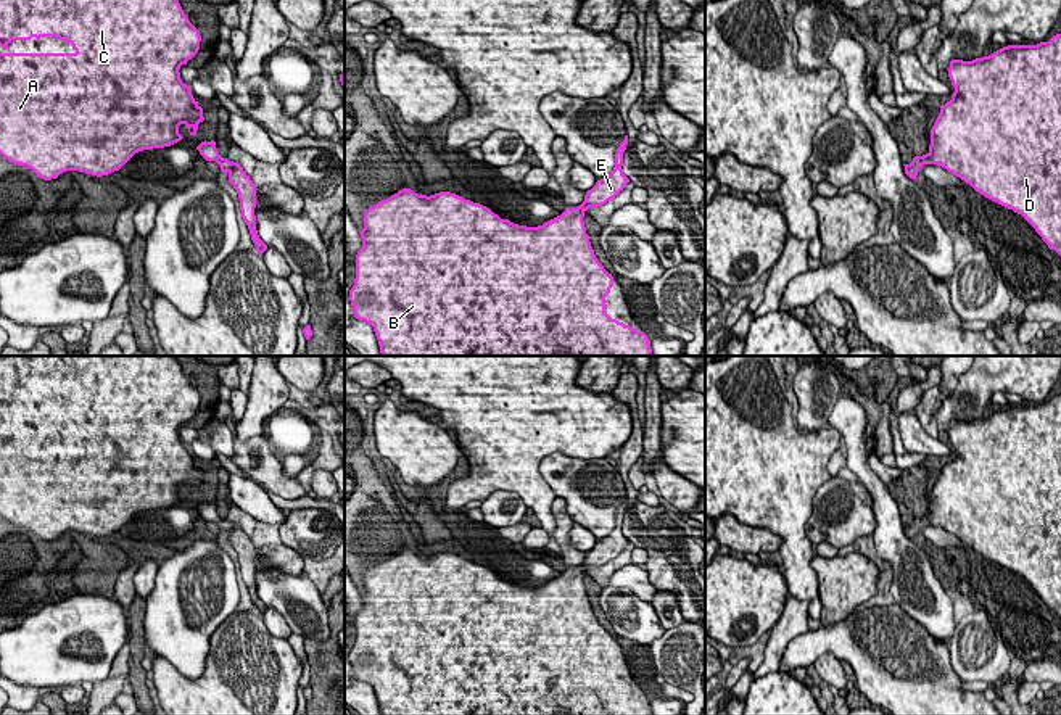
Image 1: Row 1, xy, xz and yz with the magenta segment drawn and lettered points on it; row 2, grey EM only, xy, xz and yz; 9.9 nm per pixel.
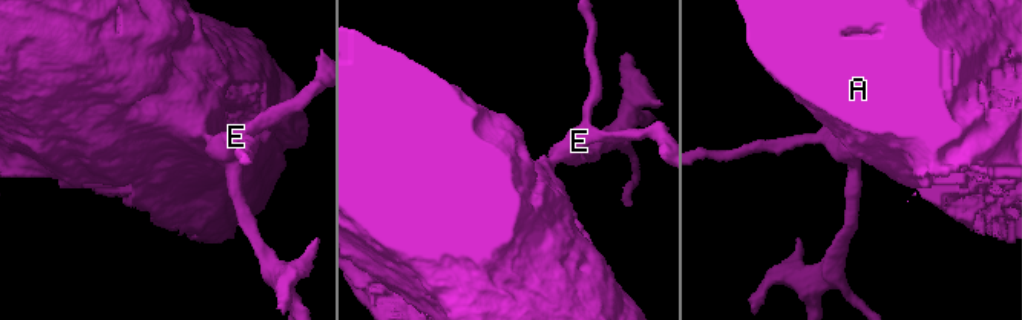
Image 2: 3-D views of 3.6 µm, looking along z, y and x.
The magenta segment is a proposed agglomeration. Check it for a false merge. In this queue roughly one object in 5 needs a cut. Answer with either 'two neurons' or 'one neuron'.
one neuron

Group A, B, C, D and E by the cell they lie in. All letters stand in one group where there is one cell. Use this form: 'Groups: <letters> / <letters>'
Groups: A B C D E

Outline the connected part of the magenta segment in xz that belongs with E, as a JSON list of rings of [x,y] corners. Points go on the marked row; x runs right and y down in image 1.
[[[628,135],[617,148],[613,171],[586,192],[580,206],[538,227],[501,219],[451,192],[427,196],[403,188],[365,209],[349,301],[354,317],[374,327],[382,356],[652,356],[644,332],[605,312],[613,277],[596,258],[583,221],[589,208],[613,200],[630,182],[621,169],[626,145]]]

